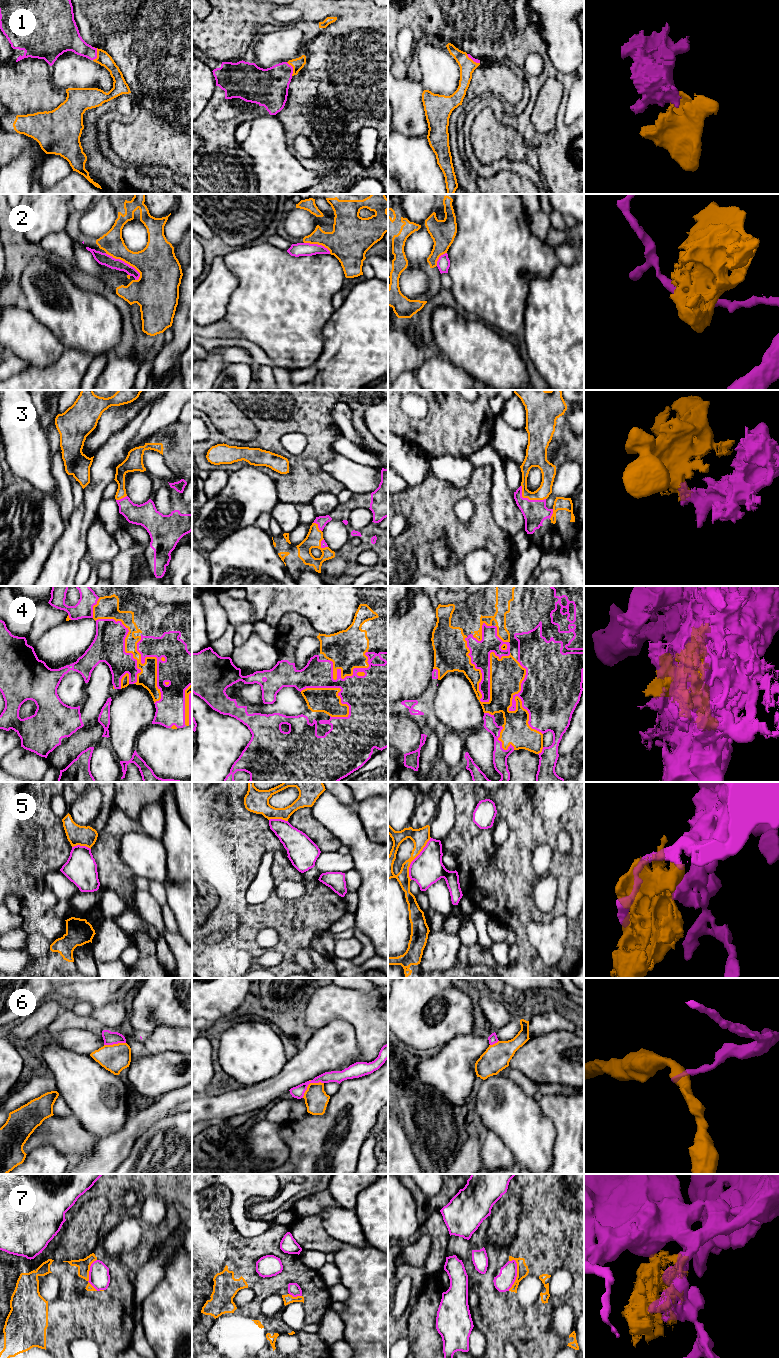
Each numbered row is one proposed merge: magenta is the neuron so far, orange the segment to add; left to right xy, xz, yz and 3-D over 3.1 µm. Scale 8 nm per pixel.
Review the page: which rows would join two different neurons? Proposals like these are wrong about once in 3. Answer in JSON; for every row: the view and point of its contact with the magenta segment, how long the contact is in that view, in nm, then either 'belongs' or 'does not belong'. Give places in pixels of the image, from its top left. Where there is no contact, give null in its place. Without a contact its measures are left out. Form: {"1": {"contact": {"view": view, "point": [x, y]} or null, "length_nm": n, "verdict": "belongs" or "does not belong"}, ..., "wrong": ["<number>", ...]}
{"1": {"contact": {"view": "xz", "point": [292, 68]}, "length_nm": 120, "verdict": "belongs"}, "2": {"contact": {"view": "xy", "point": [124, 262]}, "length_nm": 340, "verdict": "does not belong"}, "3": {"contact": {"view": "yz", "point": [527, 498]}, "length_nm": 240, "verdict": "belongs"}, "4": {"contact": {"view": "yz", "point": [481, 672]}, "length_nm": 550, "verdict": "belongs"}, "5": {"contact": {"view": "yz", "point": [415, 858]}, "length_nm": 380, "verdict": "does not belong"}, "6": {"contact": {"view": "xz", "point": [309, 1083]}, "length_nm": 220, "verdict": "does not belong"}, "7": {"contact": {"view": "yz", "point": [516, 1275]}, "length_nm": 260, "verdict": "does not belong"}, "wrong": ["2", "5", "6", "7"]}

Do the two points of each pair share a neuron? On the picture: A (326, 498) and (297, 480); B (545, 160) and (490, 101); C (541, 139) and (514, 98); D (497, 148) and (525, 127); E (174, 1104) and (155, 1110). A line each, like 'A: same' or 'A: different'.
A: different
B: same
C: same
D: different
E: same

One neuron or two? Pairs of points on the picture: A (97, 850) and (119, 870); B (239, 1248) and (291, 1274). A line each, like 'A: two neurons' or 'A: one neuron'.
A: one neuron
B: one neuron

